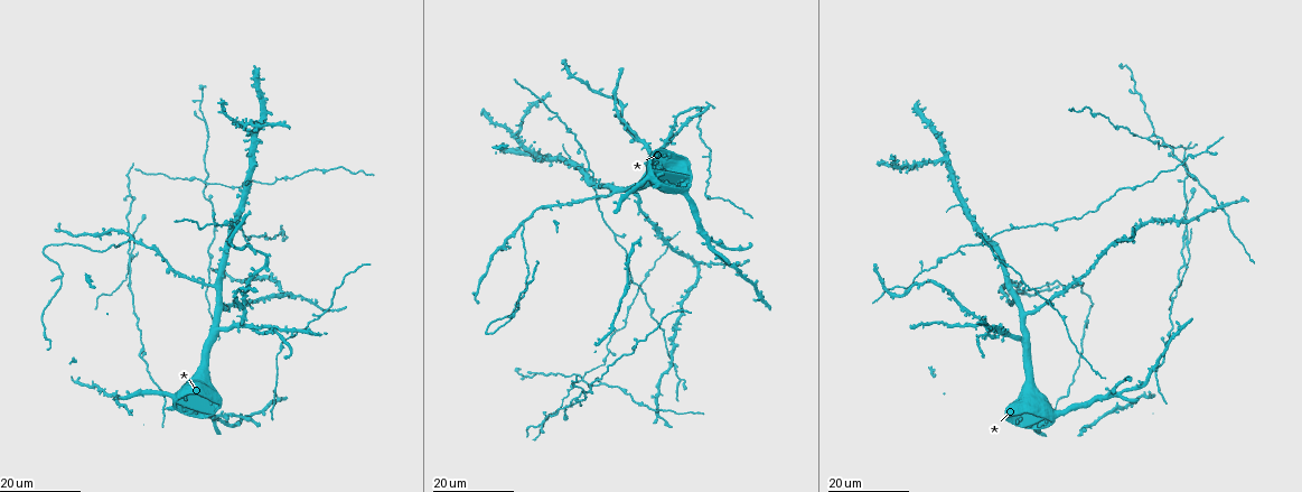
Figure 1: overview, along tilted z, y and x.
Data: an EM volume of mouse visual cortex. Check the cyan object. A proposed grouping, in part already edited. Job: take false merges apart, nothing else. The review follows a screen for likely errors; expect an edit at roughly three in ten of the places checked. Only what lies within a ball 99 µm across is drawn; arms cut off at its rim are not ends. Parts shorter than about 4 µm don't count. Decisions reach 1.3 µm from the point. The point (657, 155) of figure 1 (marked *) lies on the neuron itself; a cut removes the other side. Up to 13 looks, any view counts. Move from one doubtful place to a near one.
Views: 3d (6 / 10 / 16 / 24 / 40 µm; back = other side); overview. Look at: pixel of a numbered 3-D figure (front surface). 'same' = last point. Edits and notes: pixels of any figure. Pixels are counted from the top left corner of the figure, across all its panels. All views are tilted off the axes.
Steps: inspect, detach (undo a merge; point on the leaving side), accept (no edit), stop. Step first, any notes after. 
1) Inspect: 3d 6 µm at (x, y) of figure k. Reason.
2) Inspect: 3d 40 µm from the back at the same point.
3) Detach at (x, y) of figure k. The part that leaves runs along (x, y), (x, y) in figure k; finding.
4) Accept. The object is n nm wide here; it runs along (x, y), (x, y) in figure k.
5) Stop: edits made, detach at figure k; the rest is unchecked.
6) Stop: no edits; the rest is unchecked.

Inspect: 3d 16 µm at (573, 397) of figure 1. Four arms meet.

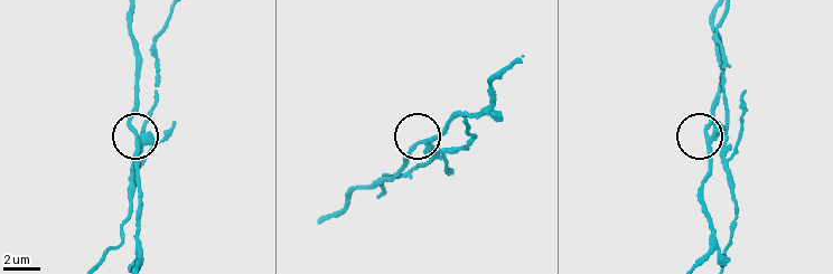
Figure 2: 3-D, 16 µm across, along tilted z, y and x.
Inspect: 3d 10 µm at (141, 144) of figure 2. Zoom in.

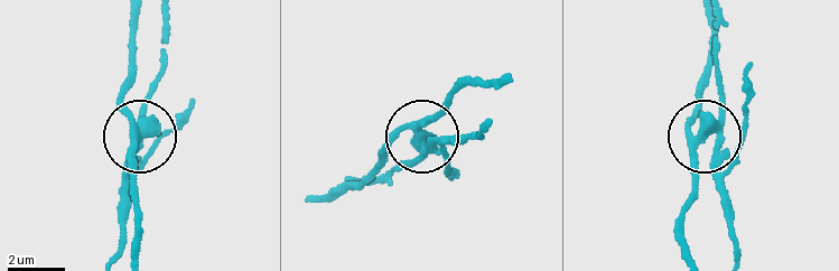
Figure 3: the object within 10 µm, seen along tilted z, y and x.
Detach at (447, 155) of figure 3. The object is 350 nm wide here; the part that leaves runs along (427, 153), (487, 129) in figure 3; a second neuron is stuck on.

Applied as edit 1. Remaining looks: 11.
Inspect: overview. Redraw.

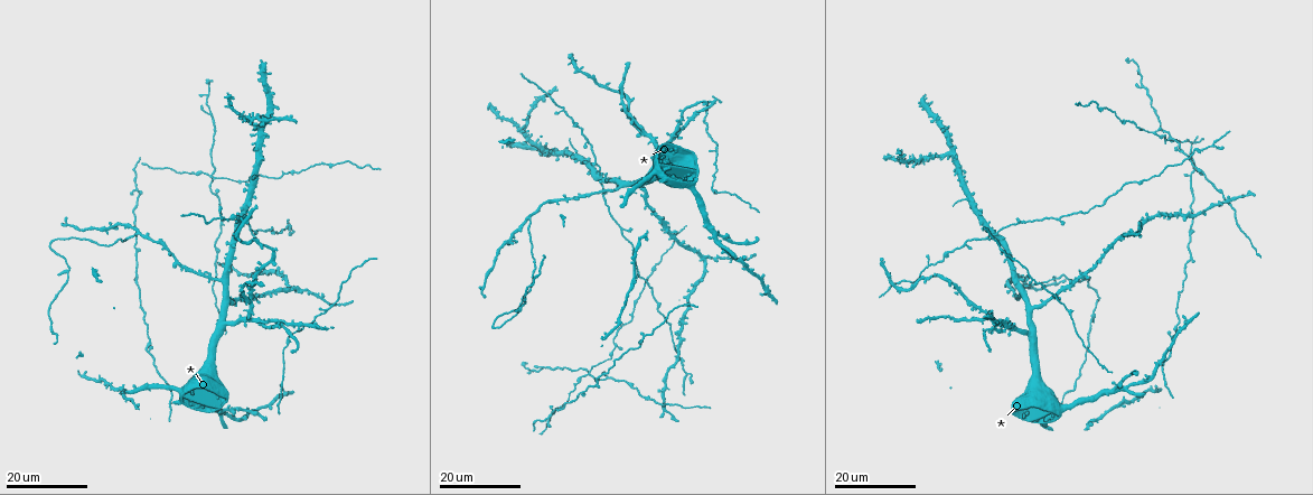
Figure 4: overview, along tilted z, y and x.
Inspect: 3d 24 µm at (528, 219) of figure 4. Three arms meet.

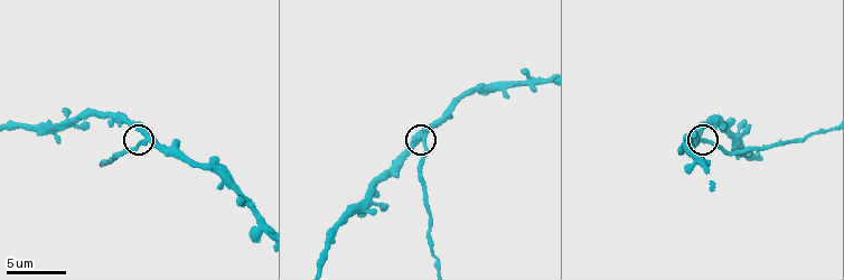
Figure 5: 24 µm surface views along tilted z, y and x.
Inspect: 3d 10 µm at (144, 136) of figure 5.

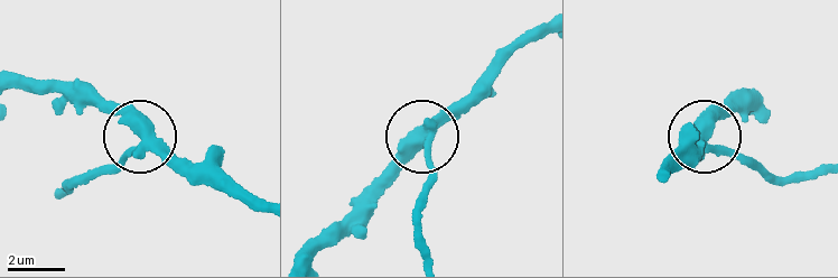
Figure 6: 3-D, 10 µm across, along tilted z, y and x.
Inspect: 3d 10 µm from the back at (704, 135) of figure 6.

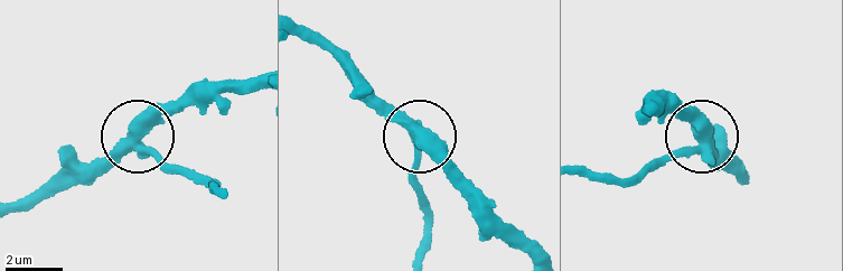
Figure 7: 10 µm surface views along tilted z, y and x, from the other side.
Detach at (157, 160) of figure 7. 3 arms meet here; the part that leaves runs along (133, 149), (223, 189) in figure 7; a second neuron is stuck on.

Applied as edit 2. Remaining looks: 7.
Inspect: 3d 24 µm at (220, 277) of figure 4.

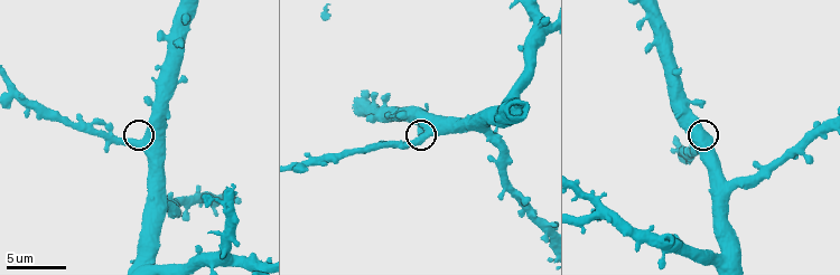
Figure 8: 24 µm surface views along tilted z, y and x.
Inspect: 3d 6 µm at (427, 132) of figure 8.

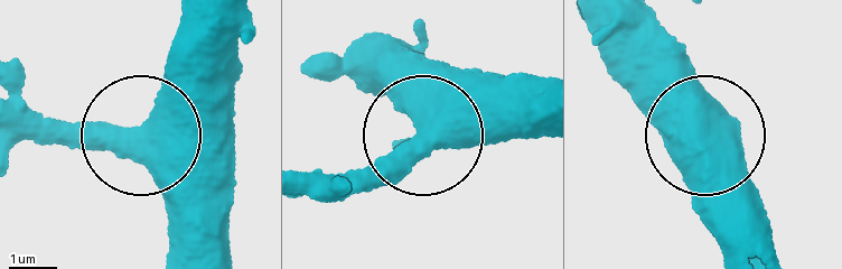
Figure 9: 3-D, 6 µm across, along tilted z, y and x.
Accept. All the same neuron.

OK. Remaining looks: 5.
Inspect: 3d 16 µm at (996, 235) of figure 4. A fork.

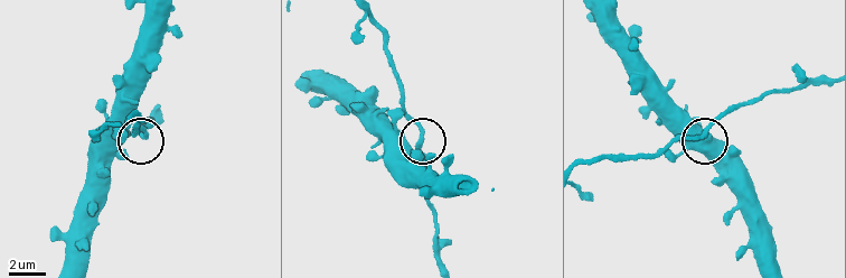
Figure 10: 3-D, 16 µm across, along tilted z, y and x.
Inspect: 3d 6 µm at (706, 129) of figure 10.

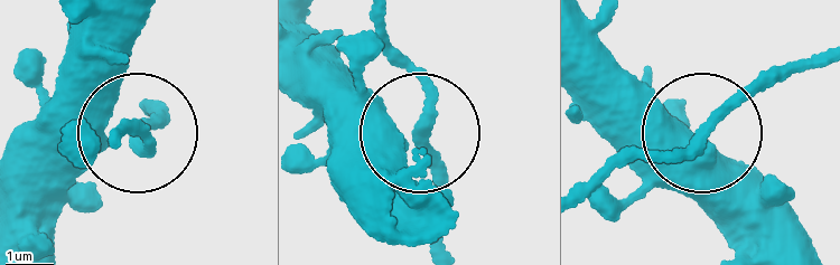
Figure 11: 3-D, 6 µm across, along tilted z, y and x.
Accept. It runs along (412, 186), (398, 159), (422, 100), (380, 10) in figure 11; continuous, no second neuron.

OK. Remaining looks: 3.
Inspect: 3d 16 µm at (665, 401) of figure 4. Branch point.

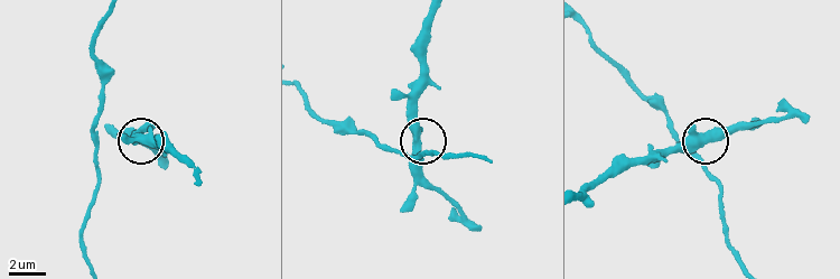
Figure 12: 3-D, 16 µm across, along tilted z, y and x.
Inspect: 3d 6 µm at (415, 141) of figure 12.

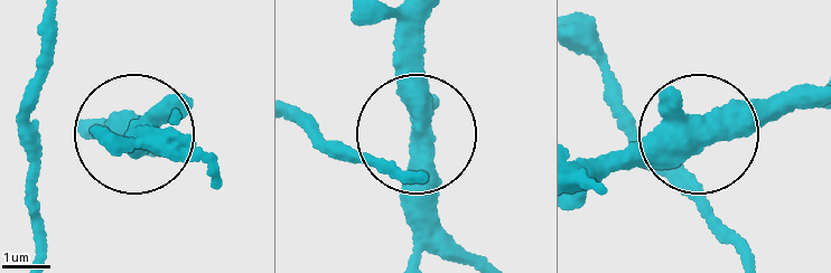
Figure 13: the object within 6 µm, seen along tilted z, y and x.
Accept. The side arm is 7 µm long; 3 arms meet here; continuous, no second neuron.

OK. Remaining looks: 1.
Stop: edits made, detach at figure 3, detach at figure 7; the rest is unchecked.

